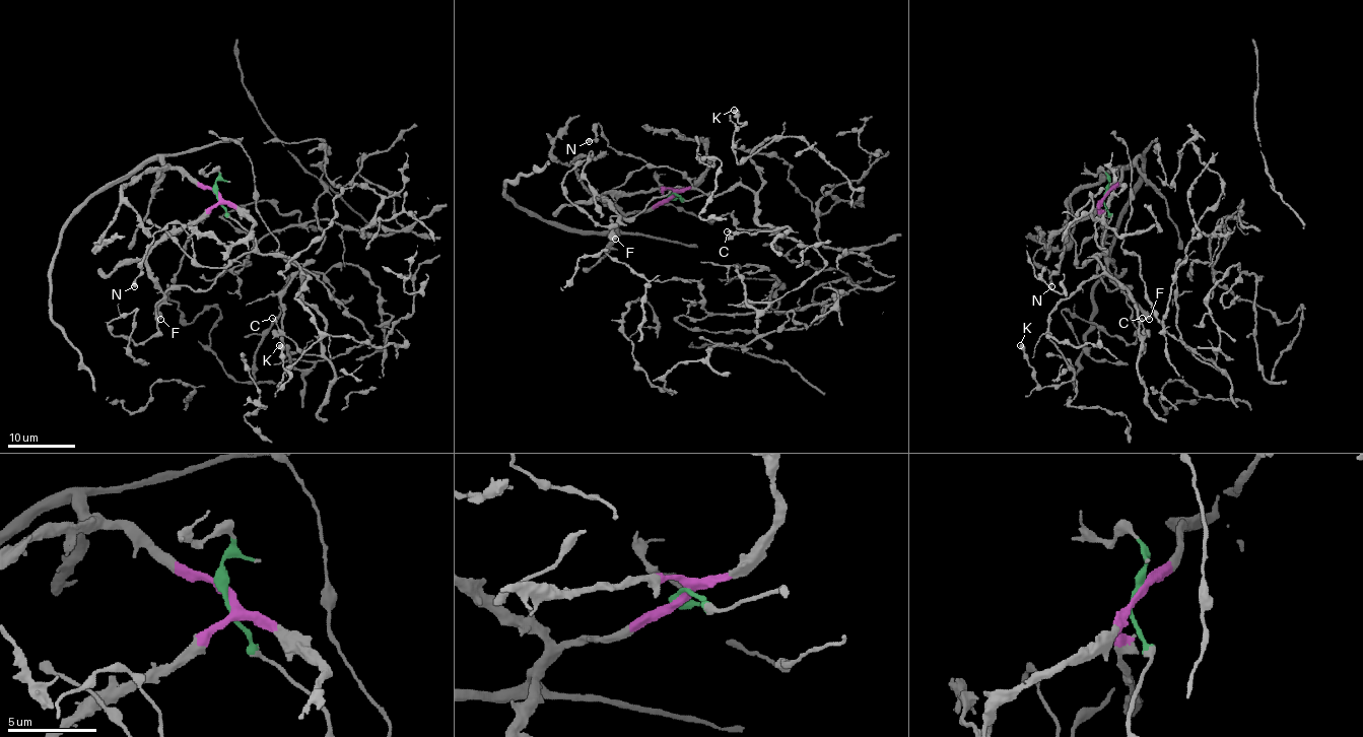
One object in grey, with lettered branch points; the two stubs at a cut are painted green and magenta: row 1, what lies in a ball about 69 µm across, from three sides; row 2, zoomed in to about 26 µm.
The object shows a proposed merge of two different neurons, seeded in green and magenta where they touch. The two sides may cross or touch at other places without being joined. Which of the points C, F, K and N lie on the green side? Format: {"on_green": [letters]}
{"on_green": ["C", "K", "N"]}

